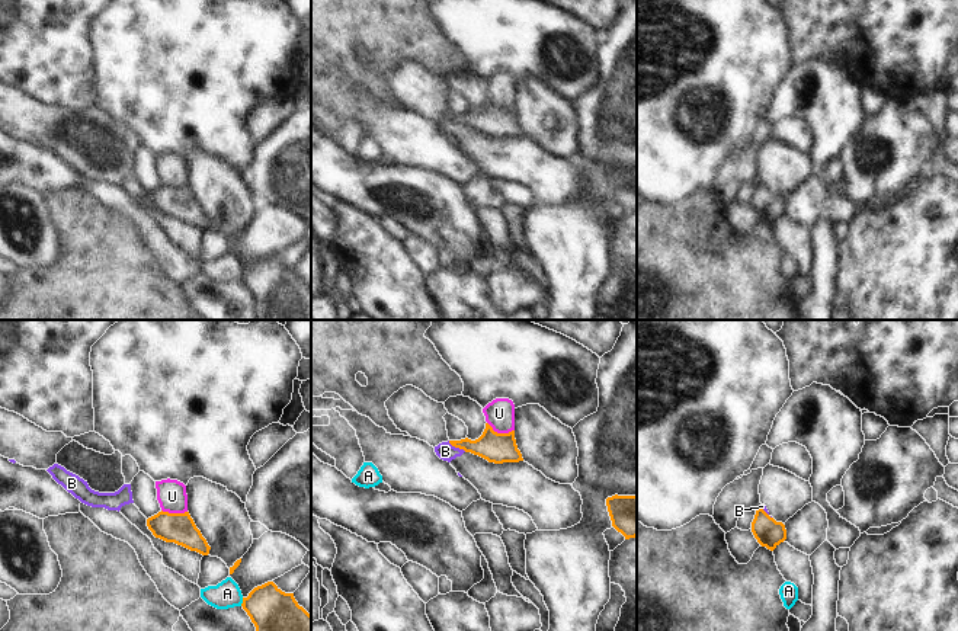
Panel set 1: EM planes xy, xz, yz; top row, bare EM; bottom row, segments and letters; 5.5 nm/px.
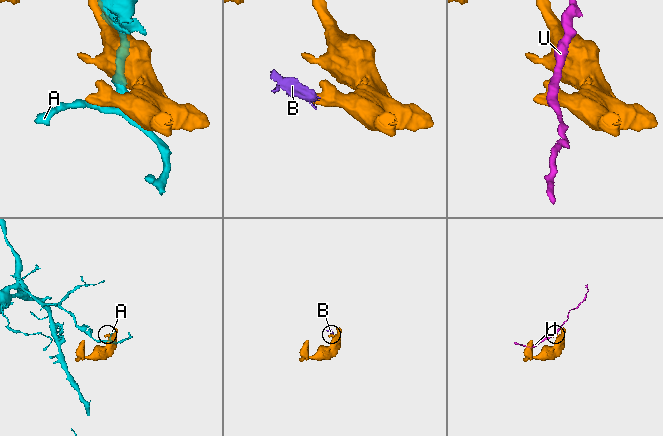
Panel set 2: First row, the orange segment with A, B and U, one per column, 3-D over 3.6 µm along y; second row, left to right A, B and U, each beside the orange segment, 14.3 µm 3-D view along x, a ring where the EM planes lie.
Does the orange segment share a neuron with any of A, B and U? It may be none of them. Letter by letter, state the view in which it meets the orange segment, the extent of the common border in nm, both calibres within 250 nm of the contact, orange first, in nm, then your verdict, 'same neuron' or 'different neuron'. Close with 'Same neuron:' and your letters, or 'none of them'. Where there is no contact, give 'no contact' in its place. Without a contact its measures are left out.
A: xy | 50 nm | 240/150 nm | different neuron
B: xz | 120 nm | 170/100 nm | different neuron
U: xz | 160 nm | 170/160 nm | different neuron
Same neuron: none of them

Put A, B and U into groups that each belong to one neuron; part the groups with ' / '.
A / B / U

